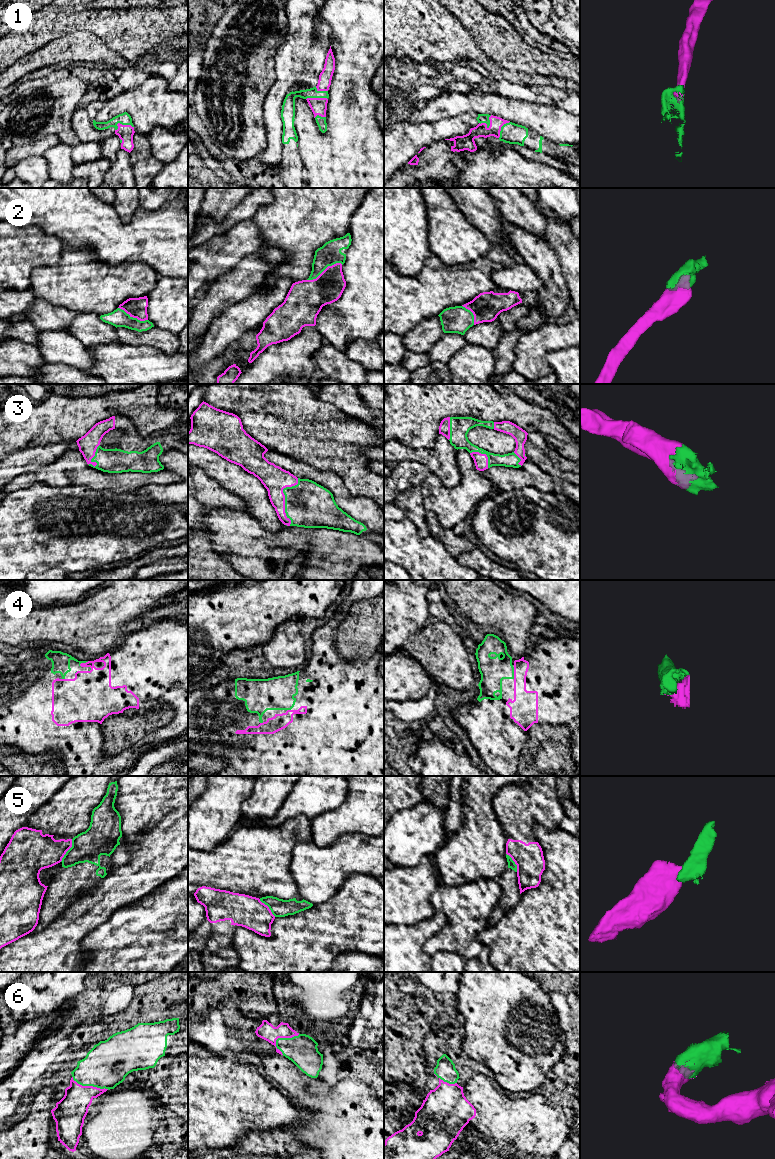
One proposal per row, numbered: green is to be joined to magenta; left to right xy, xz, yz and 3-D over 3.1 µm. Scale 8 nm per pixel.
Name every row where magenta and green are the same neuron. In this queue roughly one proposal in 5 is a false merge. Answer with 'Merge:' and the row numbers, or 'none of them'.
Merge: 1, 2, 3, 4, 6

